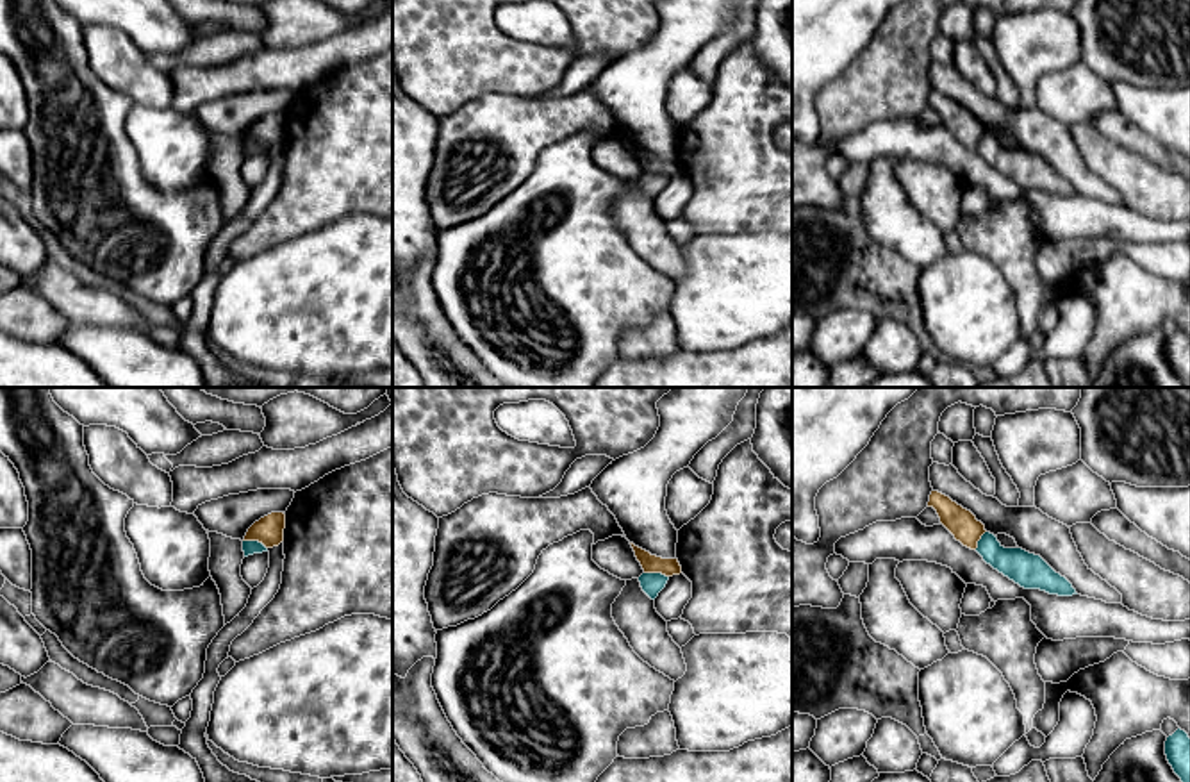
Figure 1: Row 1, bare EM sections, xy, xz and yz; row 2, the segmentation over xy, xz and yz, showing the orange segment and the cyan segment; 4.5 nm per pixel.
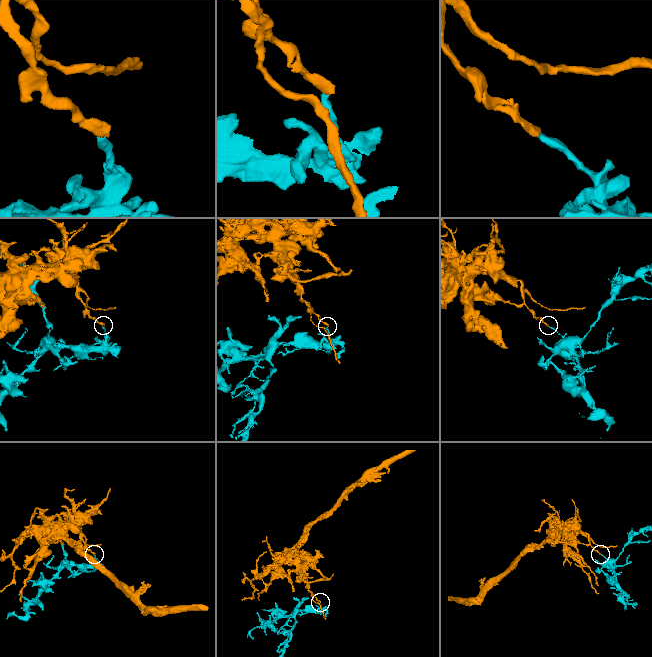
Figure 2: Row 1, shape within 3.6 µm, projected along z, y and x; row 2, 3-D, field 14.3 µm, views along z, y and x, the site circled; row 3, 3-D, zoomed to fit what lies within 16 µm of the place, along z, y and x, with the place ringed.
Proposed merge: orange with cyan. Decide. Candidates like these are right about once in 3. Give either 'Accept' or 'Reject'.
Reject

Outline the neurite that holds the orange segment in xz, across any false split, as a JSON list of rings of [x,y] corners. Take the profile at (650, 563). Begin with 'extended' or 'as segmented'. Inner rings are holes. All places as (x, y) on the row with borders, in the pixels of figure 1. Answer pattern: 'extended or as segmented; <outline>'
as segmented; [[[630,543],[644,573],[662,573],[665,577],[680,575],[682,566],[678,559],[662,559]]]

